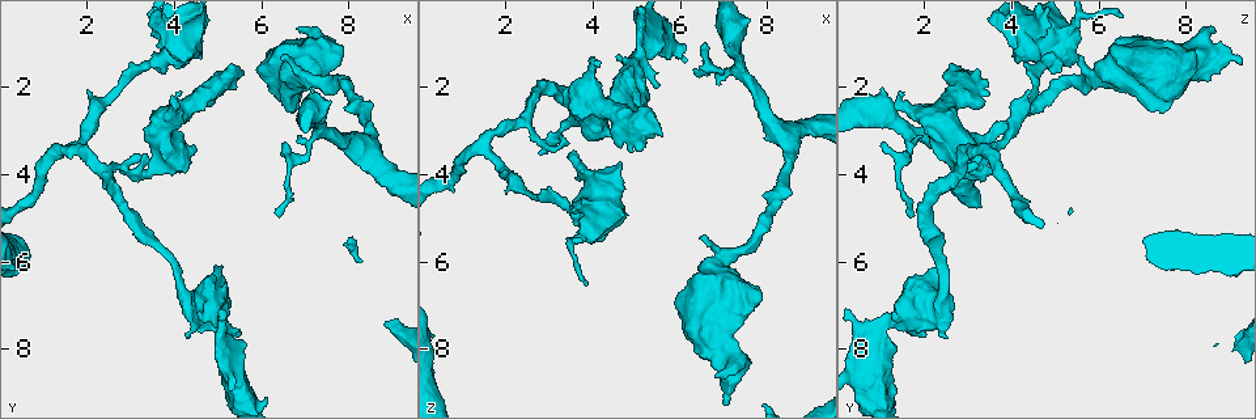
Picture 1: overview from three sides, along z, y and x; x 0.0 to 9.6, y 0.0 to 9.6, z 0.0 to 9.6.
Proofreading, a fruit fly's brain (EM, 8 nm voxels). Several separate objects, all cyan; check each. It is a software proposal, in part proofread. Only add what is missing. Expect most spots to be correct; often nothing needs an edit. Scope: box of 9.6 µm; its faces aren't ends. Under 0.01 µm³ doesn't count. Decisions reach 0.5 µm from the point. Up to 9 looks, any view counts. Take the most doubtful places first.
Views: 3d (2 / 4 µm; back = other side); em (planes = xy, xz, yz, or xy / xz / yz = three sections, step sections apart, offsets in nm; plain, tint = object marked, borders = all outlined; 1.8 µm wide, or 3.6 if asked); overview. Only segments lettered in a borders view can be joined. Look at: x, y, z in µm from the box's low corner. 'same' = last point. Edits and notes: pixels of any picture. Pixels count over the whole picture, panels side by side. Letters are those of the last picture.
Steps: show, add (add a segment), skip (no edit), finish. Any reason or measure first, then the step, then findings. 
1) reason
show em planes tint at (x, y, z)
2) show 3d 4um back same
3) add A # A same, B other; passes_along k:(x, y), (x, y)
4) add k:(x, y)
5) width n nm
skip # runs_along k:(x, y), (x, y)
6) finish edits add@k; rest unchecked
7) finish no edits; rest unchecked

show em yz step 8 tint at (6.80, 0.65, 8.60)

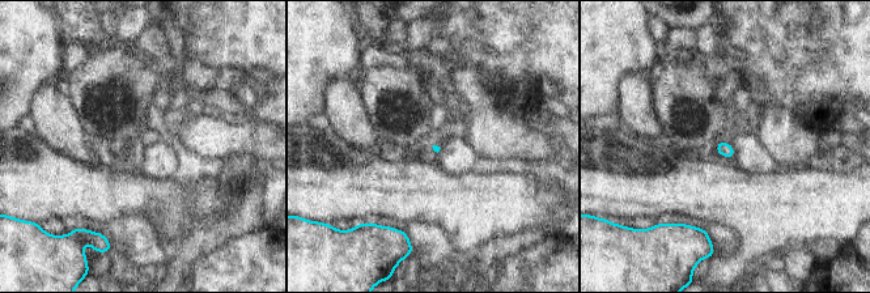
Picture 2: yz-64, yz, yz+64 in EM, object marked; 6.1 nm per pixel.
show em planes tint same

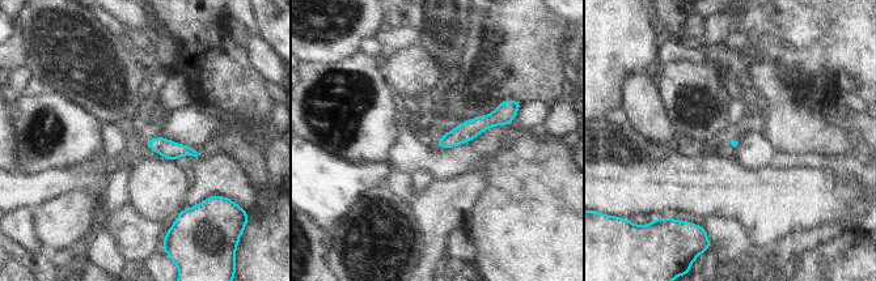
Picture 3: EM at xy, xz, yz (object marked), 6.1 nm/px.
show em planes borders same

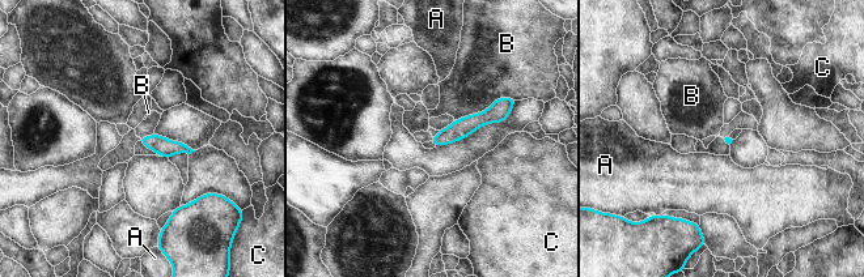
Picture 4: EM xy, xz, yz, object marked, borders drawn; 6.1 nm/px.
skip # A other, B other, C other; border 4:(513, 97), (454, 120); no lettered segment goes on from it

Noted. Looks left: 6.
free end
show 3d 2um at (6.50, 1.40, 5.45)

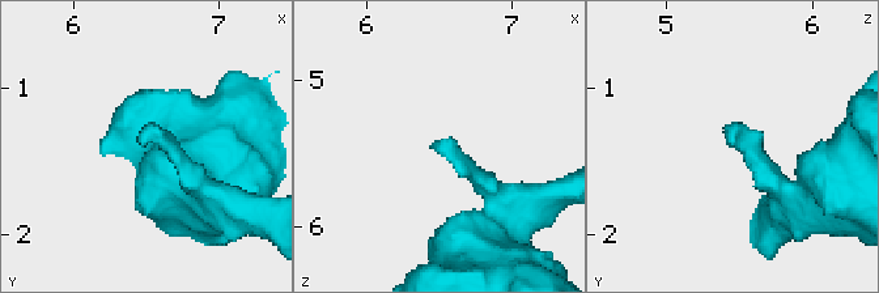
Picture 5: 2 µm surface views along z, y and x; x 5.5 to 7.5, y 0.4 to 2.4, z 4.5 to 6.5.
now the EM
show em 3.6um planes plain at (6.46, 1.36, 5.46)

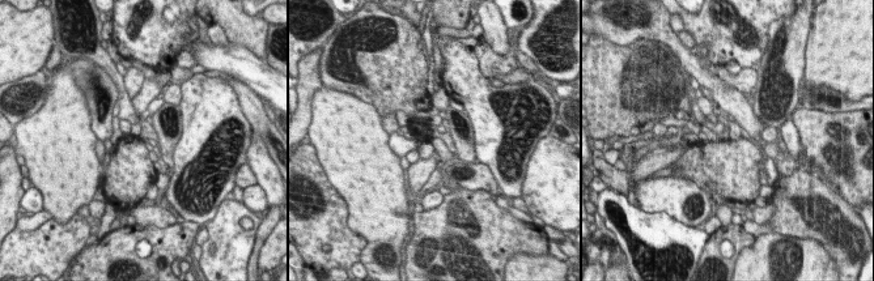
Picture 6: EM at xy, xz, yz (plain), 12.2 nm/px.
show em 3.6um planes borders same

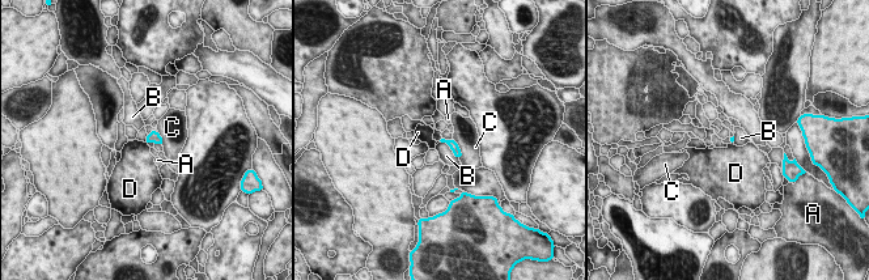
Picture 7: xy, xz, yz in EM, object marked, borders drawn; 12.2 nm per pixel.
skip # A other, B other, C other, D other; border 7:(439, 141), (444, 141), (458, 158); none of them fits

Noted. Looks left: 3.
thin end
show 3d 2um at (6.65, 3.35, 1.00)

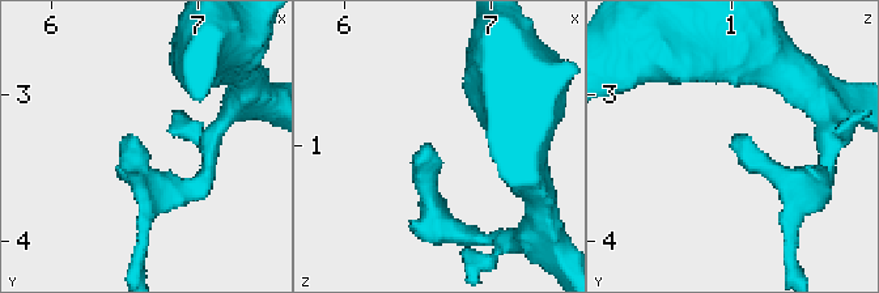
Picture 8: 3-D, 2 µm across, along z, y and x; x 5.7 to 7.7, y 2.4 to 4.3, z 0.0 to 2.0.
need the tissue
show em planes borders at (6.58, 3.36, 0.98)

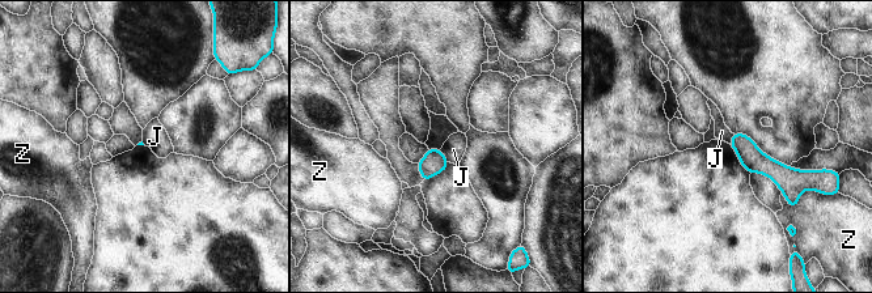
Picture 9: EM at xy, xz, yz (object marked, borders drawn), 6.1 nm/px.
longest_contact Z 180 nm
skip # J other, Z other; runs_along 9:(736, 136), (790, 187), (790, 196); no lettered segment goes on from it

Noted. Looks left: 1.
finish no edits; rest unchecked

